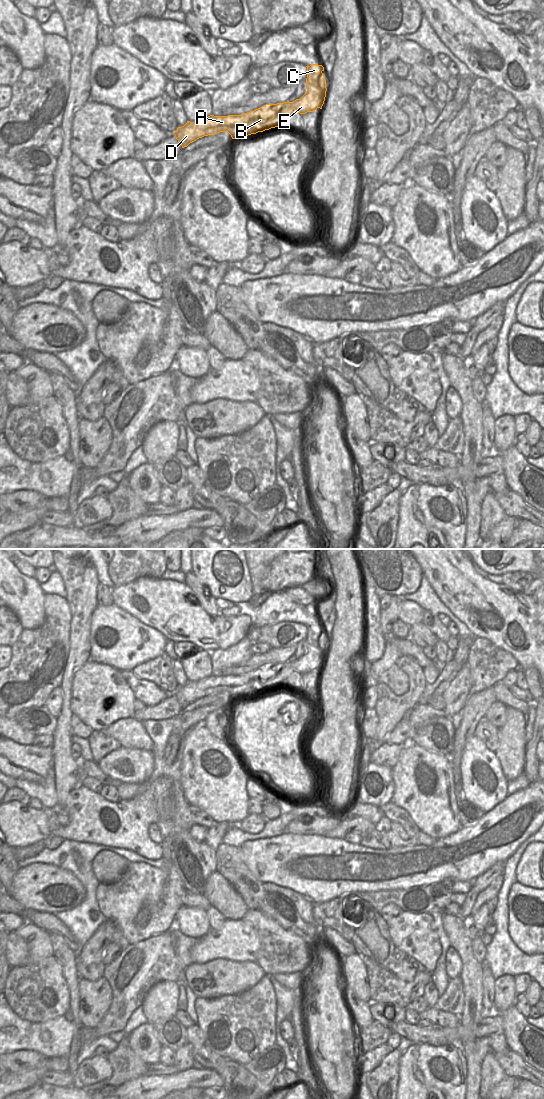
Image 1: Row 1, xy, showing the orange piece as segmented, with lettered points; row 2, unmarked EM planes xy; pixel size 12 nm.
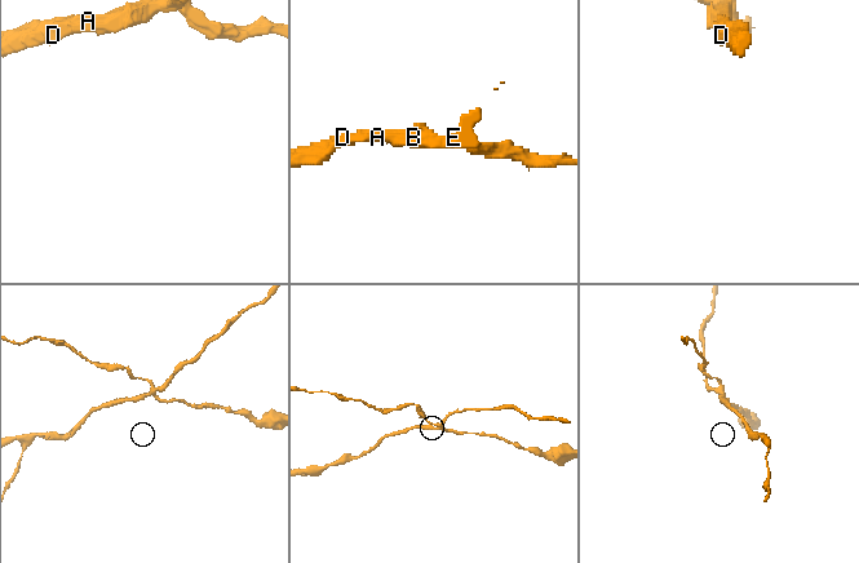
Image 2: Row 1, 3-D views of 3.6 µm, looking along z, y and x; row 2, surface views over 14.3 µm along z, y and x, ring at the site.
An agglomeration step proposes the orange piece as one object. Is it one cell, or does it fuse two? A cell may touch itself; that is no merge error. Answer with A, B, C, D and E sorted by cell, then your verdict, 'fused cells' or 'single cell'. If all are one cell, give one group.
A B D E / C; fused cells

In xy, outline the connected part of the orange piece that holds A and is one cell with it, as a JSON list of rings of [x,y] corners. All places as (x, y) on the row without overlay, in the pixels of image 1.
[[[306,638],[306,643],[306,653],[293,662],[266,664],[242,675],[210,675],[196,682],[187,681],[184,686],[178,687],[173,694],[184,708],[199,698],[220,692],[228,692],[232,699],[235,699],[284,686],[286,678],[294,671],[305,674],[315,672],[317,668],[322,669],[319,663],[320,649],[314,645],[310,638]]]

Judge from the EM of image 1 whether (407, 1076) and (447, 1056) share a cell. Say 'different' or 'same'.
same

